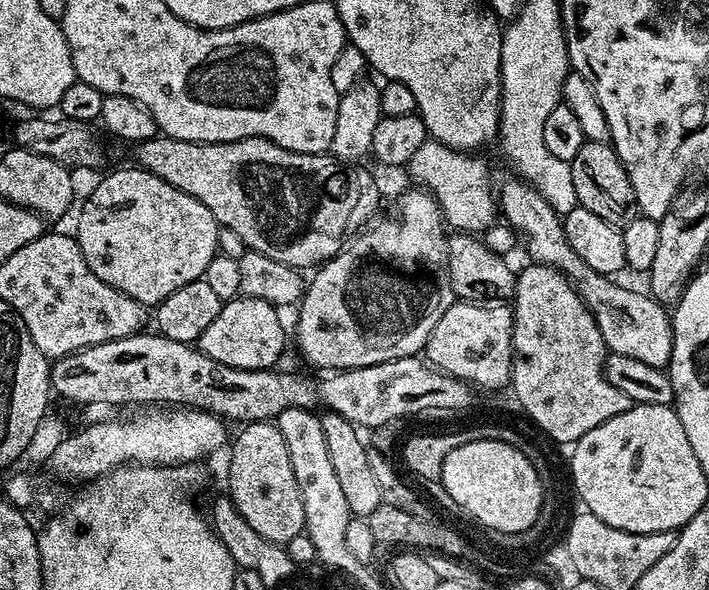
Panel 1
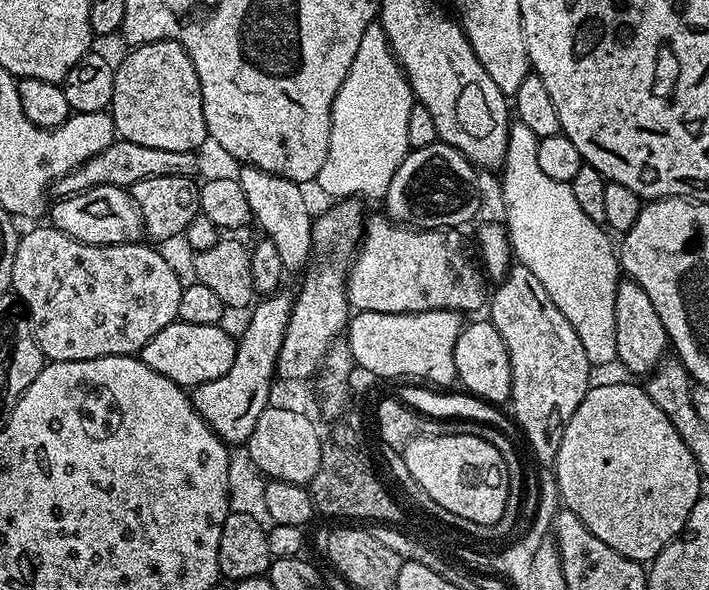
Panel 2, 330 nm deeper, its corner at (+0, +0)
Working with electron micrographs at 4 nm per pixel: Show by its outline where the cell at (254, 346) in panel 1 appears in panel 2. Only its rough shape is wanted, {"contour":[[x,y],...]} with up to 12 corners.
{"contour":[[177,319],[138,354],[191,390],[222,378],[237,341],[220,324]]}

